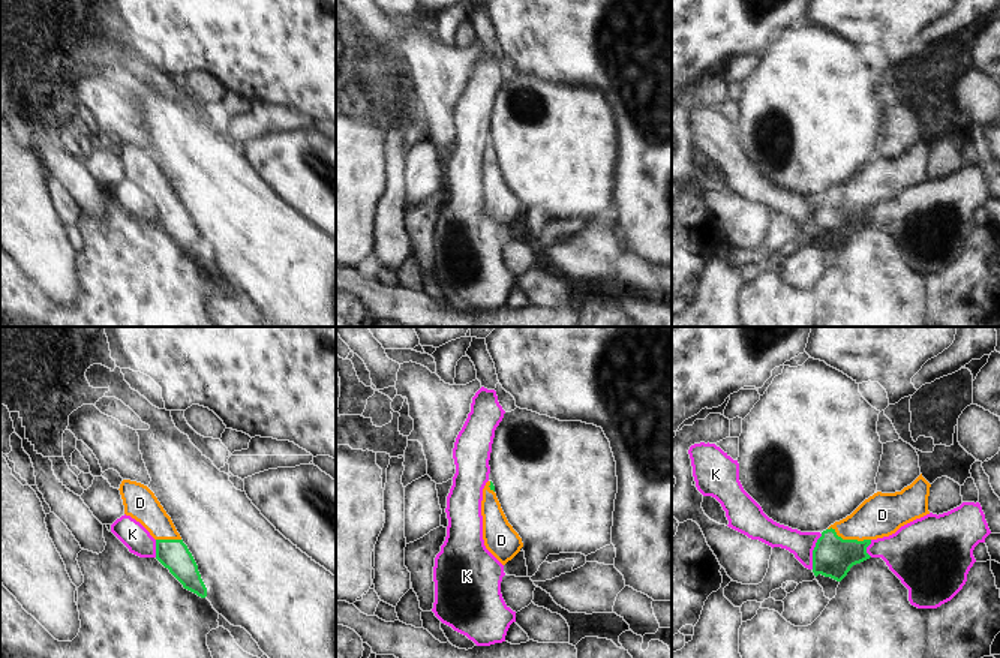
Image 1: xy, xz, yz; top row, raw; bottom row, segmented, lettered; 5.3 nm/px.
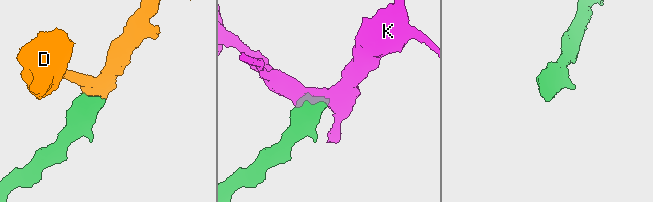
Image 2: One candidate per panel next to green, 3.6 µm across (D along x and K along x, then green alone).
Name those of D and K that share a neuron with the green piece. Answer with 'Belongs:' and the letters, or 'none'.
Belongs: D

